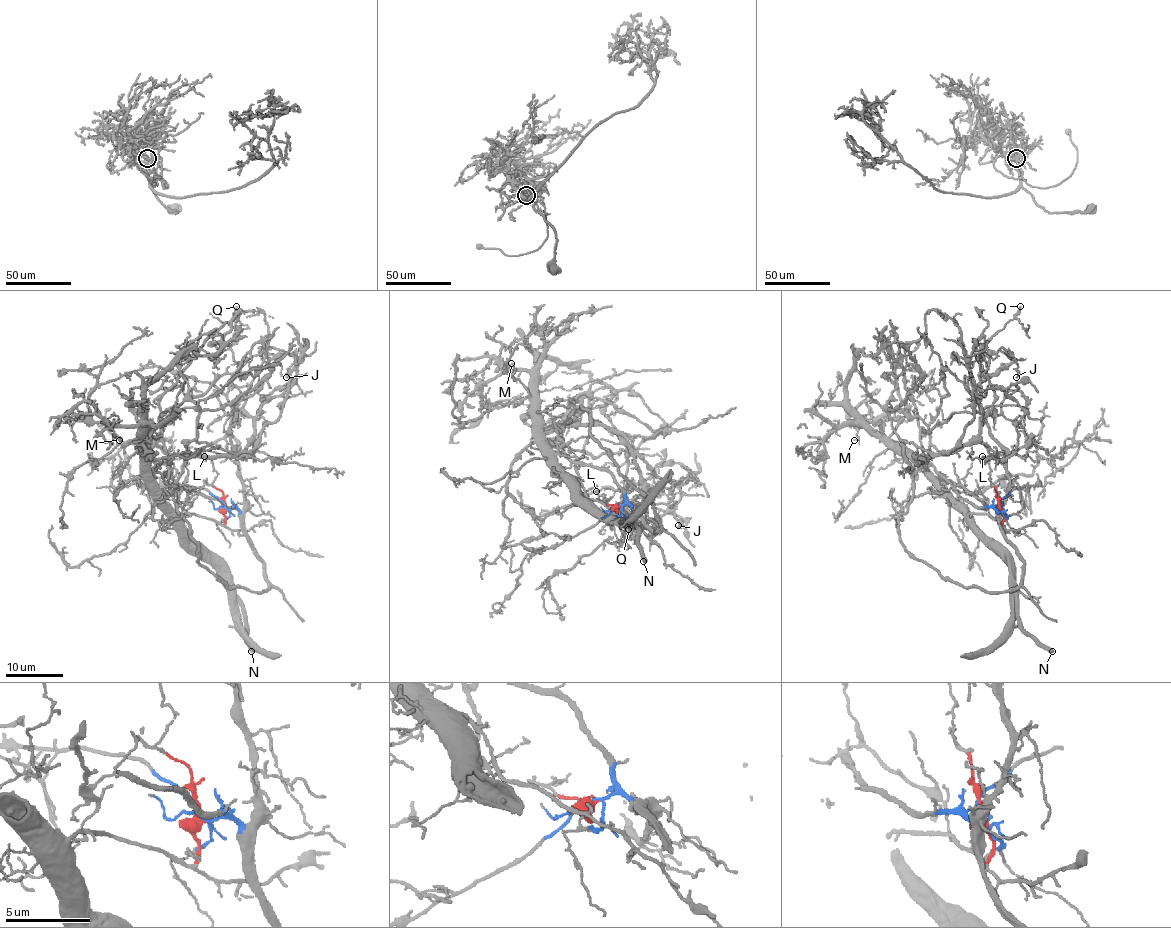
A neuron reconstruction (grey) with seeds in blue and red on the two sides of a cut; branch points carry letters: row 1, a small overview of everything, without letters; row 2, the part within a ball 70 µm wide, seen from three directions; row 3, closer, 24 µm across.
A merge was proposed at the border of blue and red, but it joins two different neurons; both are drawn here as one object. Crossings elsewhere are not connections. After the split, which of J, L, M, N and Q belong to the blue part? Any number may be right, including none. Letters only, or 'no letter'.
J, Q

